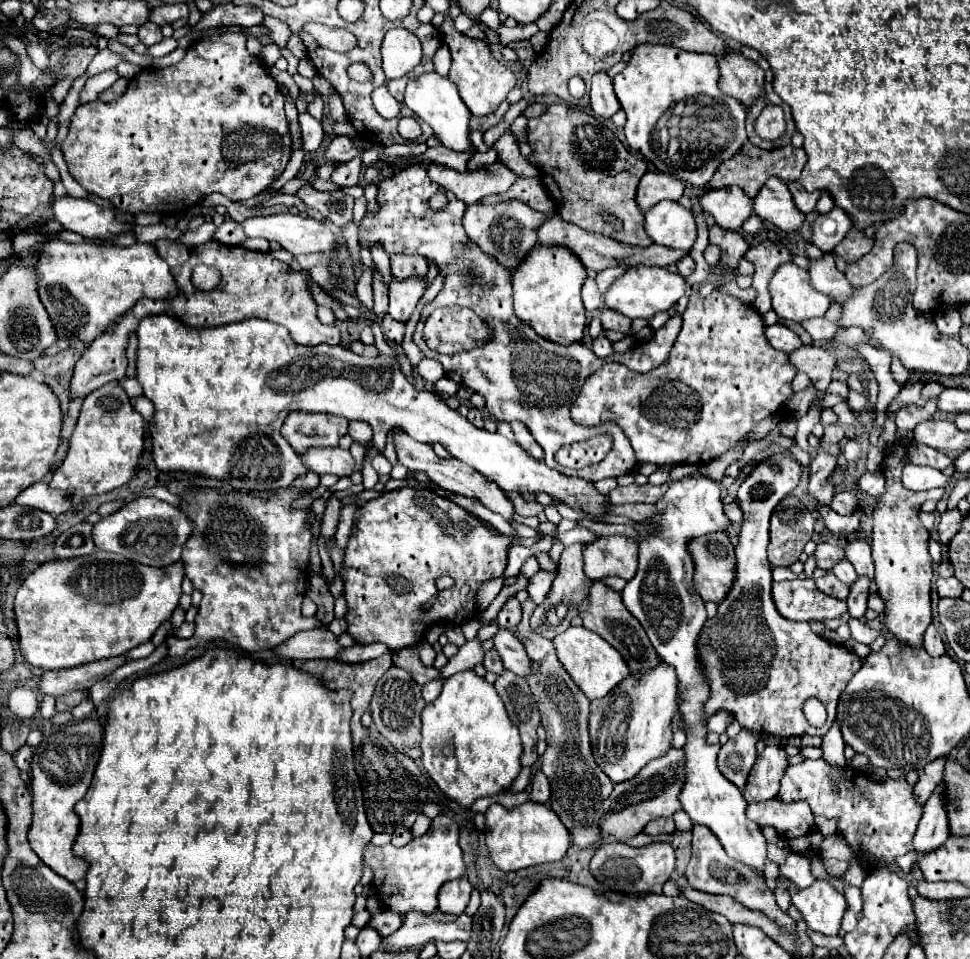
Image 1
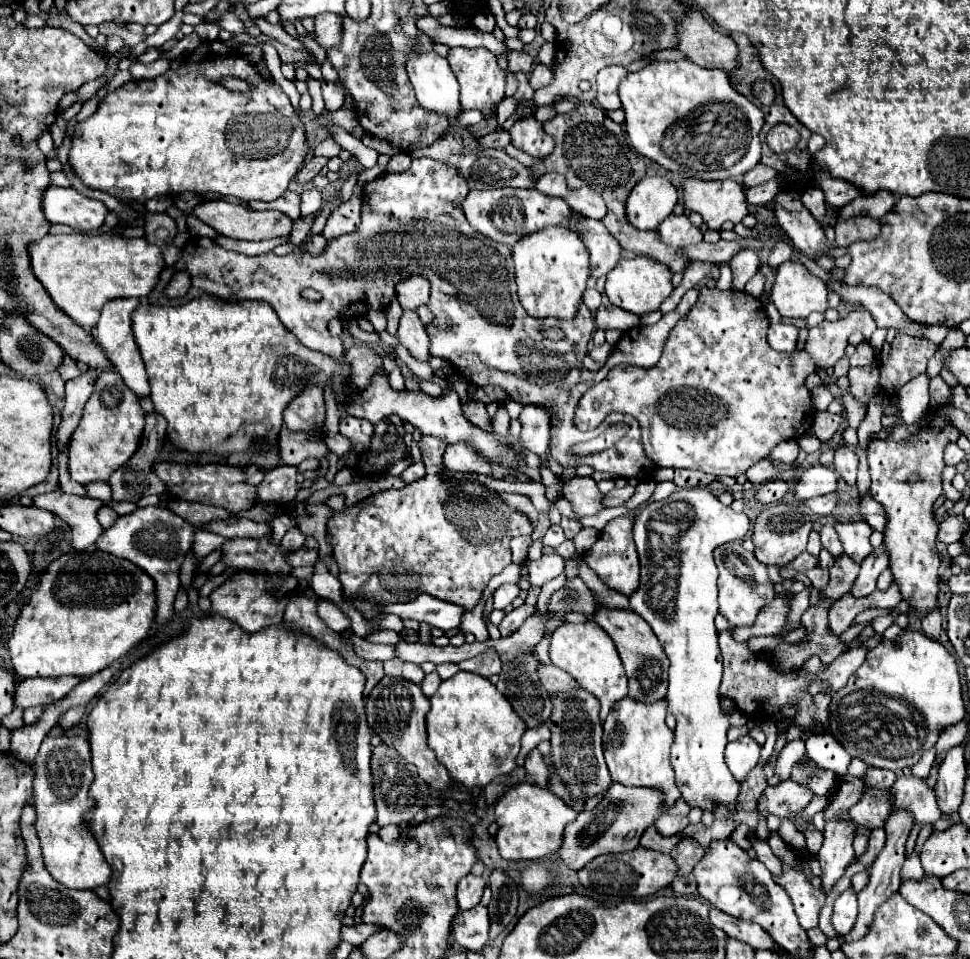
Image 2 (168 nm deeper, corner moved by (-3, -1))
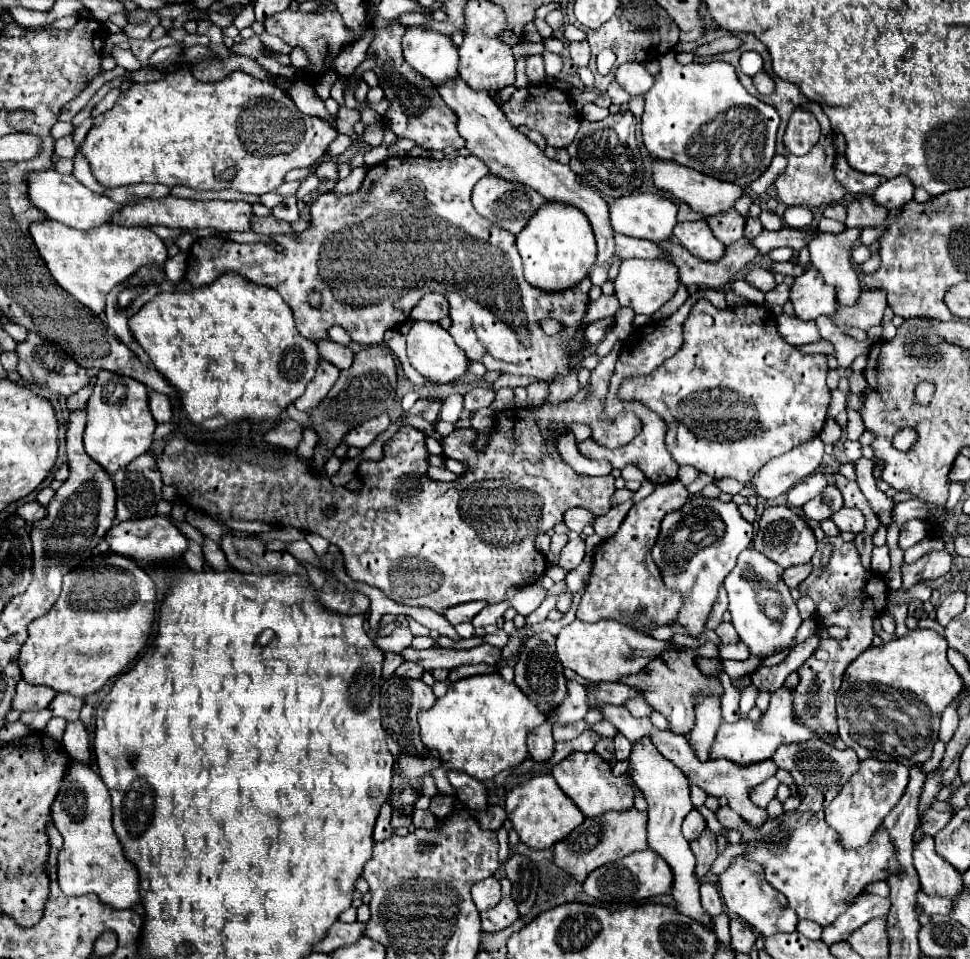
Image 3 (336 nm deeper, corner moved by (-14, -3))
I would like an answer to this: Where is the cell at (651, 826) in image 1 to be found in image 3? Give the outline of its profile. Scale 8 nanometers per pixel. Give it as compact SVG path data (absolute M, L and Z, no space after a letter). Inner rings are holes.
M692 809L692 811L686 815L684 825L682 825L682 833L684 833L684 837L686 837L688 841L692 841L692 839L696 839L704 829L706 829L706 821L704 821L704 817L702 817L696 809Z

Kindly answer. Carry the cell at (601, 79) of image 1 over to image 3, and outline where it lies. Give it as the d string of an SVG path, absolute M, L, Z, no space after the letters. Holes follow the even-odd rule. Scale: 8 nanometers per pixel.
M624 63L616 69L616 81L630 95L644 95L654 85L654 77L646 71L642 63Z

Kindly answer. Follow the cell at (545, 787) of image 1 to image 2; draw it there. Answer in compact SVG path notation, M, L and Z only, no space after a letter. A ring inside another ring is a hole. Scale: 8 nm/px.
M533 749L527 755L527 759L525 759L525 771L527 771L527 775L531 777L531 781L535 785L539 785L541 789L547 789L547 779L551 777L551 773L549 773L549 767L547 767L543 755L537 749Z

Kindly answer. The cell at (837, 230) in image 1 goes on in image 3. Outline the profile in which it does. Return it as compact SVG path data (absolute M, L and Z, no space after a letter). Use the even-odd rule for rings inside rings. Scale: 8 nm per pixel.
M894 177L884 181L876 191L874 191L874 201L884 205L886 209L902 207L906 201L912 201L914 197L914 185L906 177Z

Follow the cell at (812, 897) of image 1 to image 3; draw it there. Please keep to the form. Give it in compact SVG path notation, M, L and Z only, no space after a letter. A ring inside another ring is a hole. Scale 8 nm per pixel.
M864 759L858 763L858 771L846 781L846 787L836 795L836 799L824 809L826 821L836 833L840 833L840 843L844 847L862 847L870 841L872 833L882 825L884 817L900 801L908 785L908 767L898 761L878 761Z

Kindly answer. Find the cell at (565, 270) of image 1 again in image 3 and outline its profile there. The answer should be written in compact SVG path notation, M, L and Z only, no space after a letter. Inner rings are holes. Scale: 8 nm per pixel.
M546 201L546 207L518 233L516 245L524 261L526 281L542 291L566 291L576 287L596 261L596 241L586 215L576 211L574 205L558 201Z

